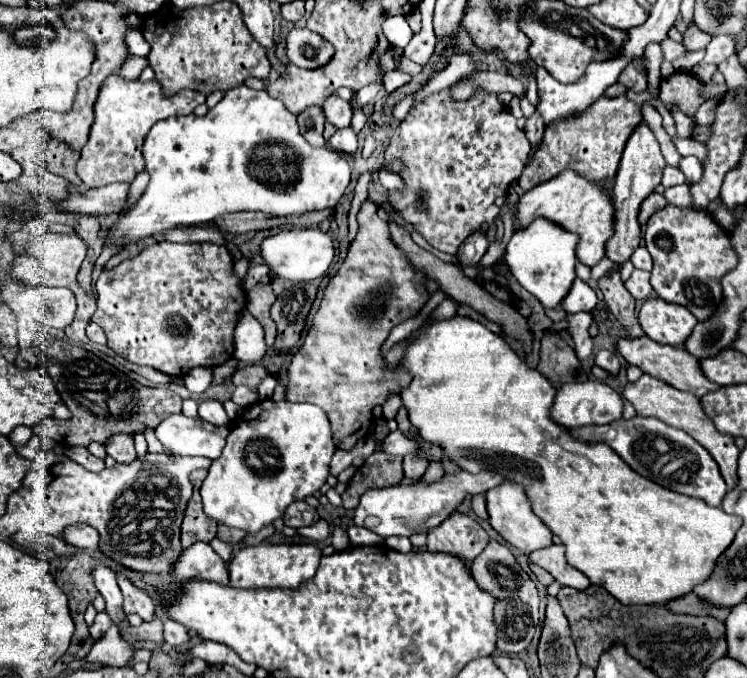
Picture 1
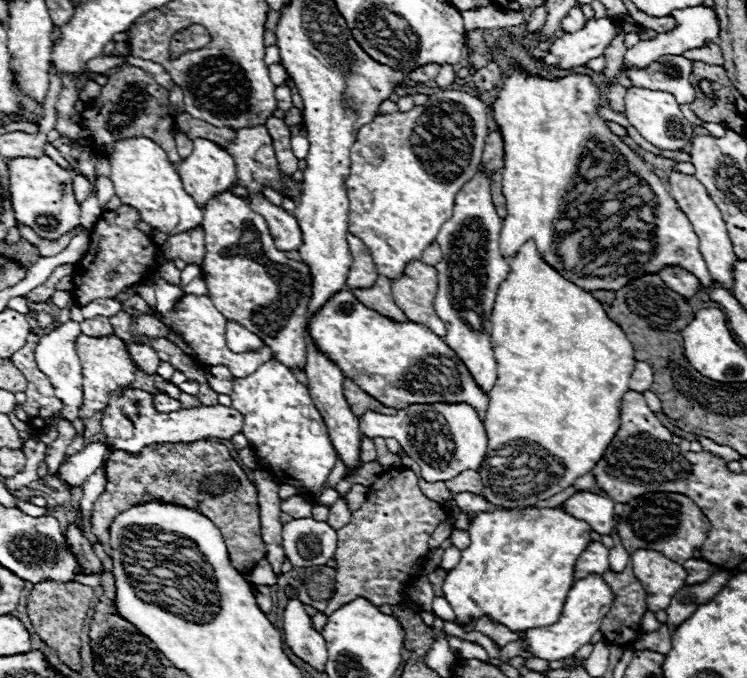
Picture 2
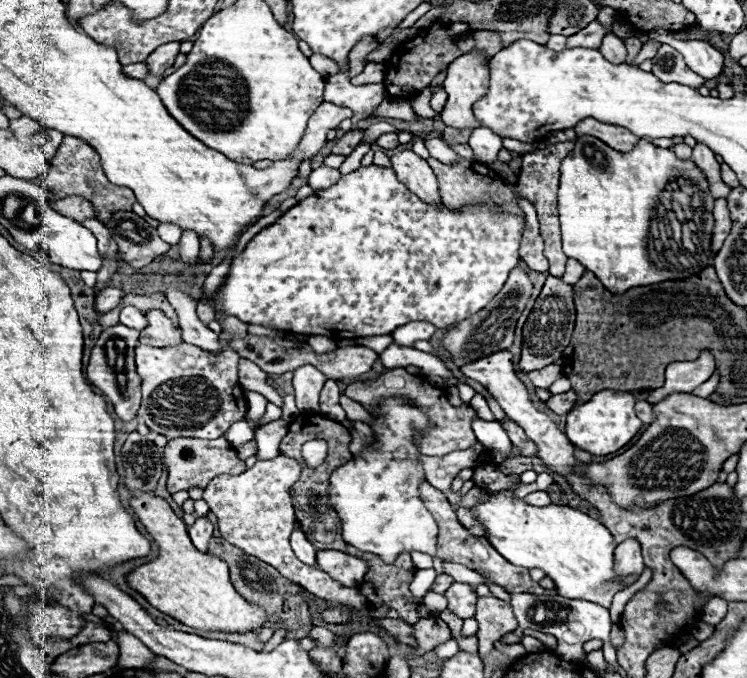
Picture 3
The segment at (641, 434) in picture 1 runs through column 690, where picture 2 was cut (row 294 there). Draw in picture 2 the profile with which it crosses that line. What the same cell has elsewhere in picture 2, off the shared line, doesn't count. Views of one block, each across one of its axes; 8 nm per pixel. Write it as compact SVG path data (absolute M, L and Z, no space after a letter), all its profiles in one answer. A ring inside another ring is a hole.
M478 168L476 176L468 184L464 184L464 188L460 188L460 192L456 194L454 214L440 228L440 232L436 236L436 242L440 244L440 248L444 252L444 260L440 264L436 264L436 270L438 270L436 314L446 324L444 342L456 352L456 356L460 356L460 360L464 360L466 368L472 372L472 378L476 378L476 384L480 384L480 388L484 388L484 392L490 392L496 382L496 360L494 360L494 350L492 350L492 342L490 342L490 330L492 330L490 316L492 316L496 292L498 292L500 284L506 280L508 270L510 270L510 266L508 266L510 260L502 258L500 246L498 246L500 226L502 226L502 220L496 214L492 194L490 194L490 176L482 168Z

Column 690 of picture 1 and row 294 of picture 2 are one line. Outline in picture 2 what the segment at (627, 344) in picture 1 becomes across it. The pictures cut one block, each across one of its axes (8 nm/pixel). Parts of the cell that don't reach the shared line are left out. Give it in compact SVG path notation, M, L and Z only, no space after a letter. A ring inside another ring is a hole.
M378 276L376 284L372 288L366 288L366 290L352 290L356 294L356 298L366 306L366 308L372 308L392 320L398 320L398 322L406 322L406 314L398 308L398 304L394 302L394 296L392 296L392 290L390 290L390 280L384 278L384 276Z

